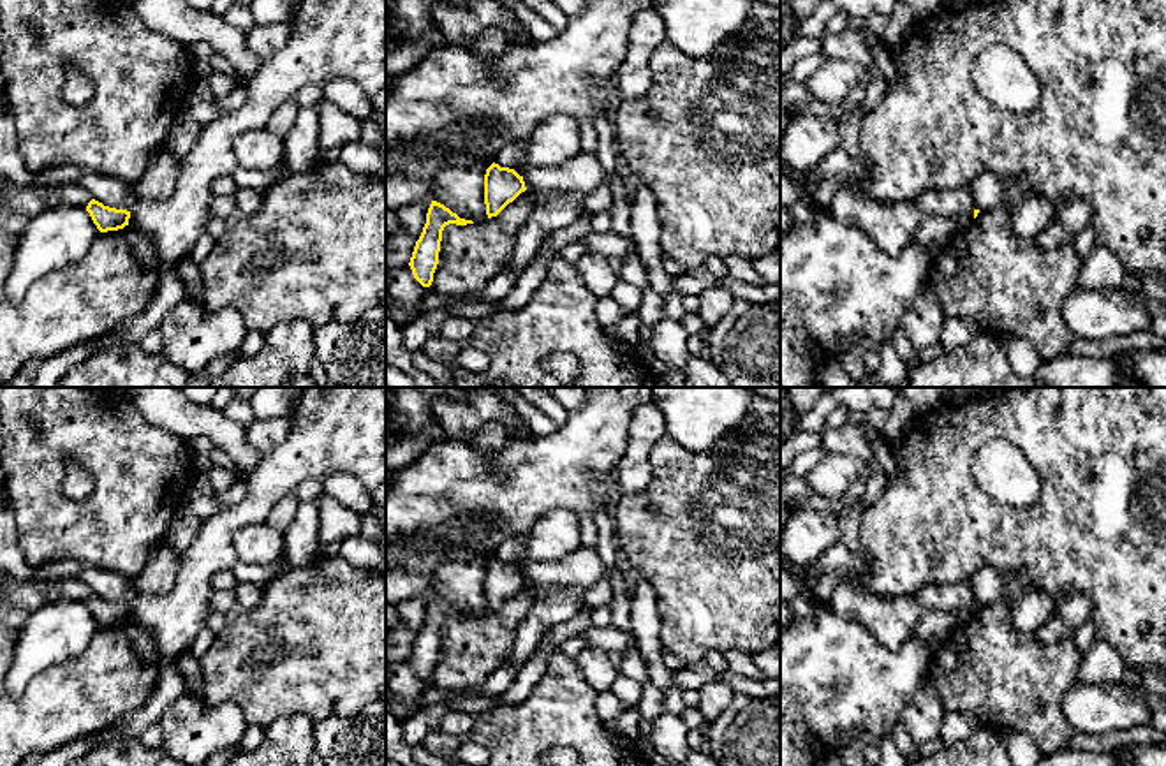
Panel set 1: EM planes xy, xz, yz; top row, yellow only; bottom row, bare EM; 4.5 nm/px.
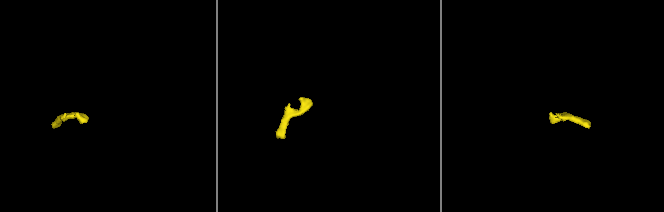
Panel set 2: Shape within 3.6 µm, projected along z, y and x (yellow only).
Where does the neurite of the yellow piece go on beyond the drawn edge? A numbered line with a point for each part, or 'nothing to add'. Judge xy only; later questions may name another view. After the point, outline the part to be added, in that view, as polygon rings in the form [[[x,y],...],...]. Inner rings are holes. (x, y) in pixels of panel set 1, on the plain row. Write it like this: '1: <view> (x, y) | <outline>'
1: xy (18, 599) | [[[0,571],[0,627],[19,630],[37,609],[62,599],[86,602],[92,593],[81,581],[18,581]]]

